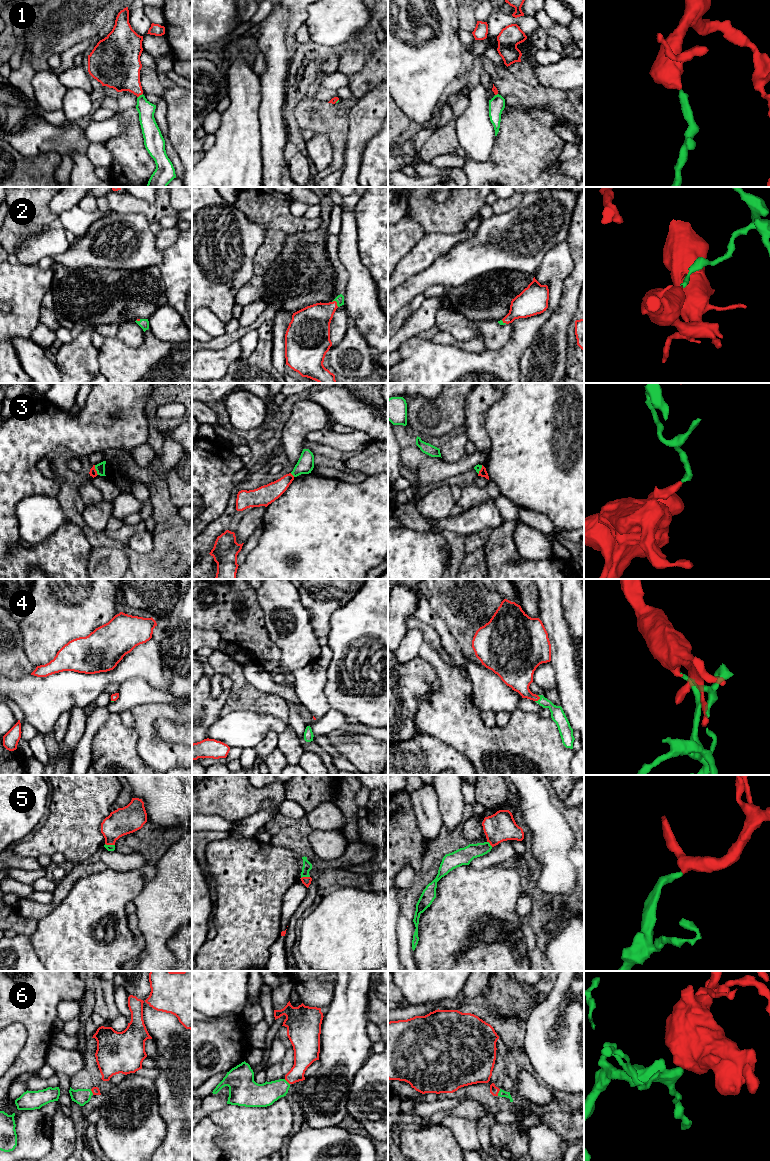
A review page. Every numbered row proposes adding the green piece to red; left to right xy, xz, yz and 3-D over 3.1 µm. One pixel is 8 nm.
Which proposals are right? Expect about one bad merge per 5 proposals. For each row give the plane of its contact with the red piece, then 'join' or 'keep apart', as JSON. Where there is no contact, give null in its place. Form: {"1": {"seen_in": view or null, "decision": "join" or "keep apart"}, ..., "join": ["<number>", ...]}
{"1": {"seen_in": "xy", "decision": "join"}, "2": {"seen_in": "xz", "decision": "join"}, "3": {"seen_in": "xy", "decision": "keep apart"}, "4": {"seen_in": "yz", "decision": "join"}, "5": {"seen_in": "xz", "decision": "join"}, "6": {"seen_in": "yz", "decision": "join"}, "join": ["1", "2", "4", "5", "6"]}

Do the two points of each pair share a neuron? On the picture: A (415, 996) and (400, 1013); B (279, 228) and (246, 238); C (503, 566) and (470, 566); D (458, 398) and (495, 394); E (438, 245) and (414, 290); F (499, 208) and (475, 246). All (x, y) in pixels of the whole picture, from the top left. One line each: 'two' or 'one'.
A: two
B: two
C: two
D: two
E: two
F: two

